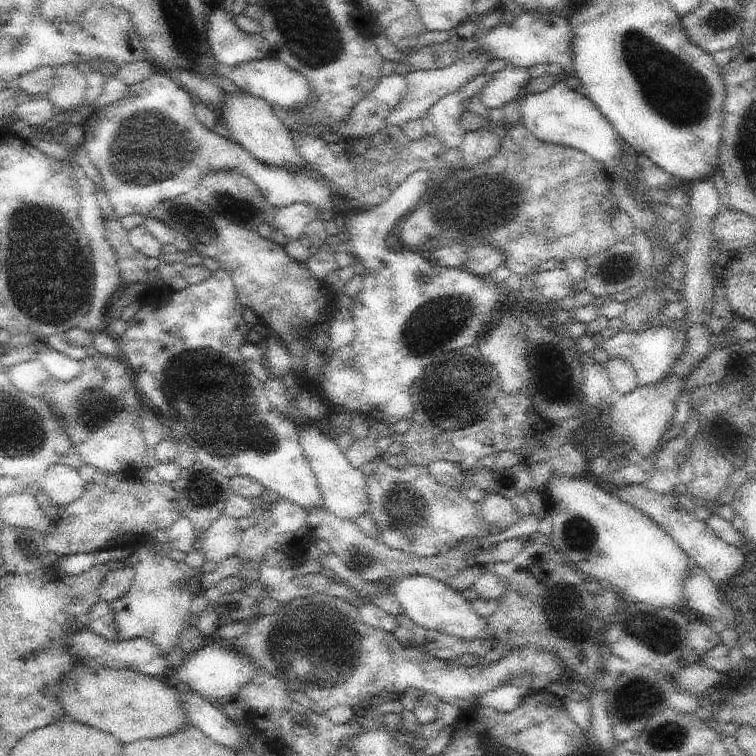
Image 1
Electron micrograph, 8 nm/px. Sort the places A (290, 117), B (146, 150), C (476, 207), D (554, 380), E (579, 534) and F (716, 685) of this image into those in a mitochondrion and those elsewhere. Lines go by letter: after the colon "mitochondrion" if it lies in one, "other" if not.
A: other
B: mitochondrion
C: mitochondrion
D: mitochondrion
E: mitochondrion
F: other

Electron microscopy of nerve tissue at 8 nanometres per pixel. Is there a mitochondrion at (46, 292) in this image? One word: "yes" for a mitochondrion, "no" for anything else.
yes

